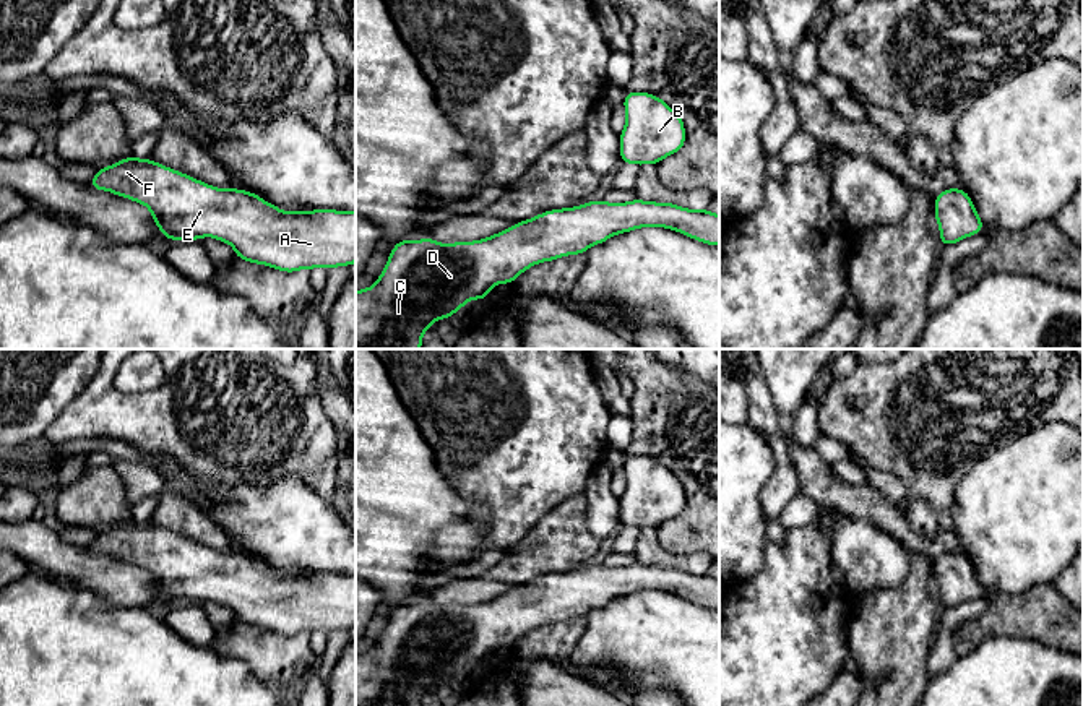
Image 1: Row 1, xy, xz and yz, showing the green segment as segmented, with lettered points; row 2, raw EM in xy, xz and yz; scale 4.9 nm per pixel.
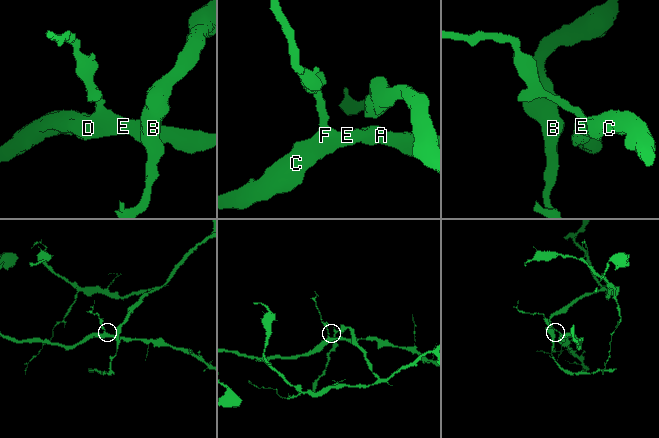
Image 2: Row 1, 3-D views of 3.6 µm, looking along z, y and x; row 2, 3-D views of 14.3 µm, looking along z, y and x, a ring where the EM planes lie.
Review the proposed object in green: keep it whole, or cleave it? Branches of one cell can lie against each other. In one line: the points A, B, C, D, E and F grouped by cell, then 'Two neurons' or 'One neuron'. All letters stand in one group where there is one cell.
Groups: A B C D E F. One neuron

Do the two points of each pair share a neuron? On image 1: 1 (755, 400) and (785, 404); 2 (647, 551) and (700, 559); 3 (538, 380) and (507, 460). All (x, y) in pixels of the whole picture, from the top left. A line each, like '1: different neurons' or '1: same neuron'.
1: different neurons
2: same neuron
3: same neuron

